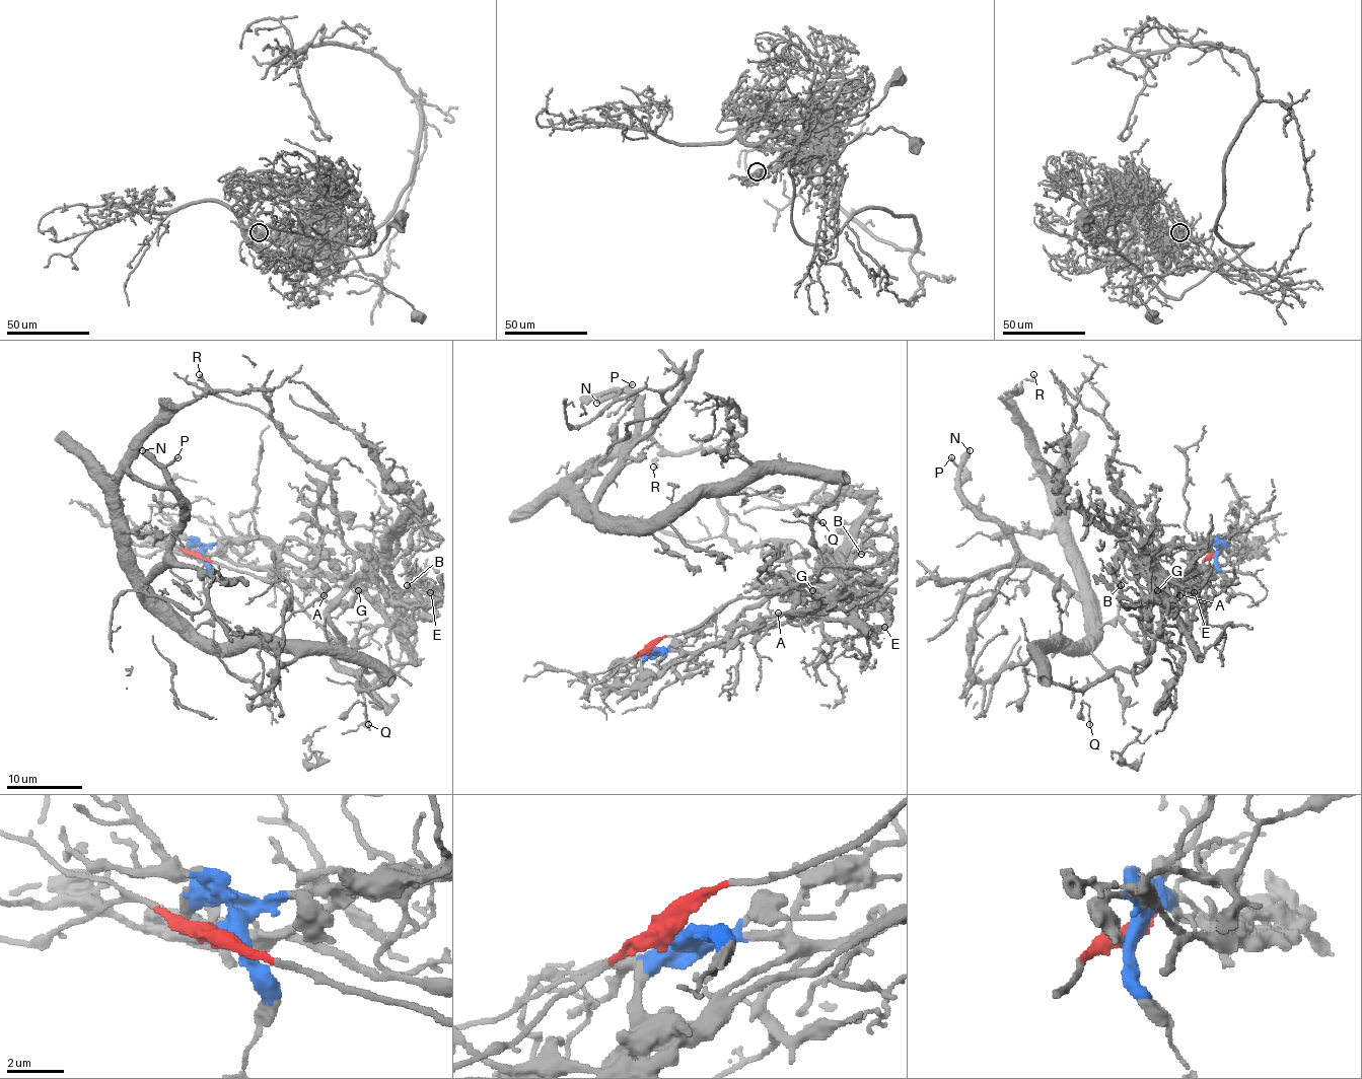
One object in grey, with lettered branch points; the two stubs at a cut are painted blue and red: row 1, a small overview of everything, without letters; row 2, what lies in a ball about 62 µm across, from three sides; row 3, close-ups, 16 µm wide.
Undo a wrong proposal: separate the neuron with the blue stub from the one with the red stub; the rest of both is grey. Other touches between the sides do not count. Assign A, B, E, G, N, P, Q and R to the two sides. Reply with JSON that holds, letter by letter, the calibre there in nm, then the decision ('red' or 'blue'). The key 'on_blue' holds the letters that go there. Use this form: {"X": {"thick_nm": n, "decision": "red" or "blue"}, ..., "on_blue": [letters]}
{"A": {"thick_nm": 120, "decision": "blue"}, "B": {"thick_nm": 160, "decision": "blue"}, "E": {"thick_nm": 180, "decision": "blue"}, "G": {"thick_nm": 150, "decision": "blue"}, "N": {"thick_nm": 420, "decision": "red"}, "P": {"thick_nm": 200, "decision": "red"}, "Q": {"thick_nm": 120, "decision": "red"}, "R": {"thick_nm": 180, "decision": "red"}, "on_blue": ["A", "B", "E", "G"]}

